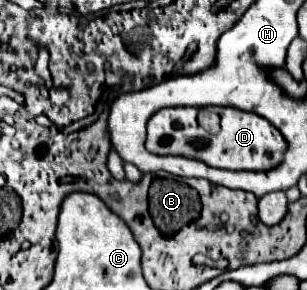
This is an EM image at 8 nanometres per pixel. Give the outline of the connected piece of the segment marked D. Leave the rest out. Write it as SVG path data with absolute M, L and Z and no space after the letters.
M168 107L156 111L148 121L146 149L154 155L182 155L200 159L210 167L236 171L268 171L282 161L286 141L282 133L266 119L234 107L214 107L214 111L222 117L222 129L216 135L206 133L196 123L198 107Z

